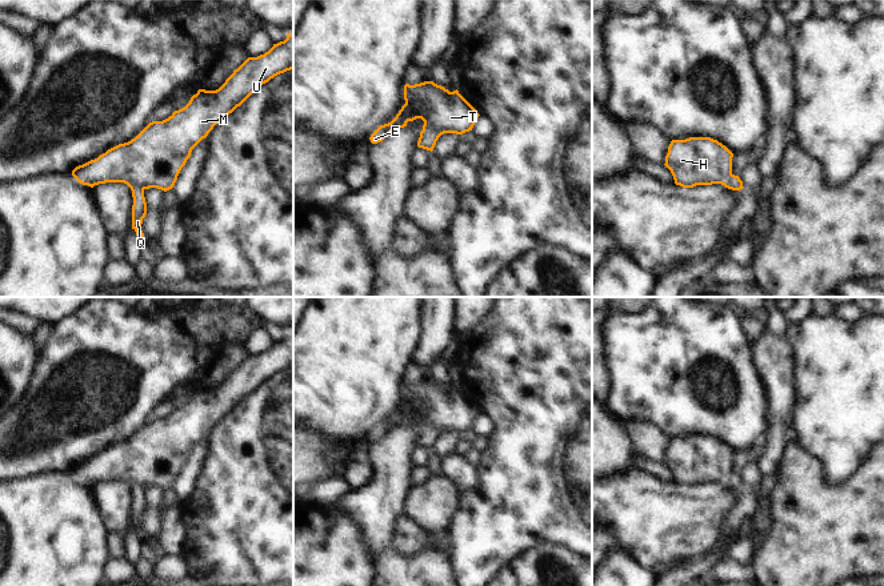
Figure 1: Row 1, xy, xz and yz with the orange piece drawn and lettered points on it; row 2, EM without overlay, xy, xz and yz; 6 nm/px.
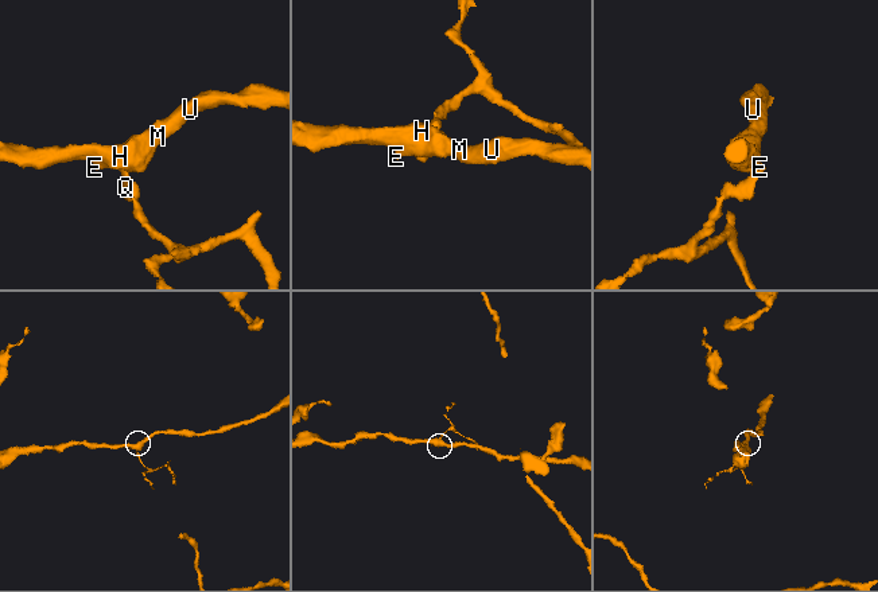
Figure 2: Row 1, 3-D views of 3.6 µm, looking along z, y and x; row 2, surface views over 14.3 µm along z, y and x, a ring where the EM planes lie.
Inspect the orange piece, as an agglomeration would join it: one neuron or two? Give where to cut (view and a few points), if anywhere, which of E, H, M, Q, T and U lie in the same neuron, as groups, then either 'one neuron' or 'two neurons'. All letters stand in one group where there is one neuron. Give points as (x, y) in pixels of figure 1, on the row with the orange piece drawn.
xz (423, 128), (432, 128), (439, 136) | E H M T U / Q | two neurons

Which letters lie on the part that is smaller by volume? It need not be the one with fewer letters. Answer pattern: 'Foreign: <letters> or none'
Foreign: Q

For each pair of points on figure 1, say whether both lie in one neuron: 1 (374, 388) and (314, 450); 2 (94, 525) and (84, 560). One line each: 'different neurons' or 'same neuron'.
1: different neurons
2: same neuron

